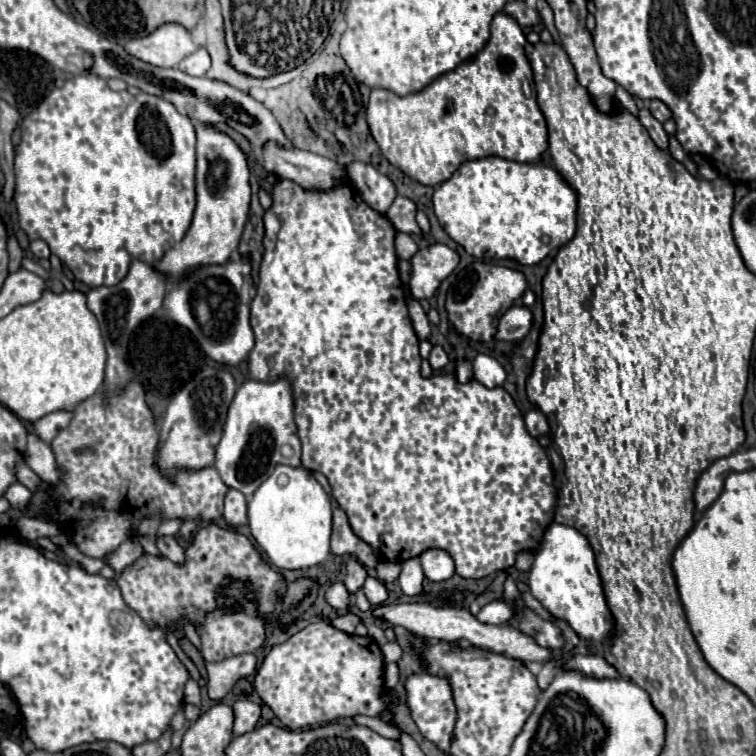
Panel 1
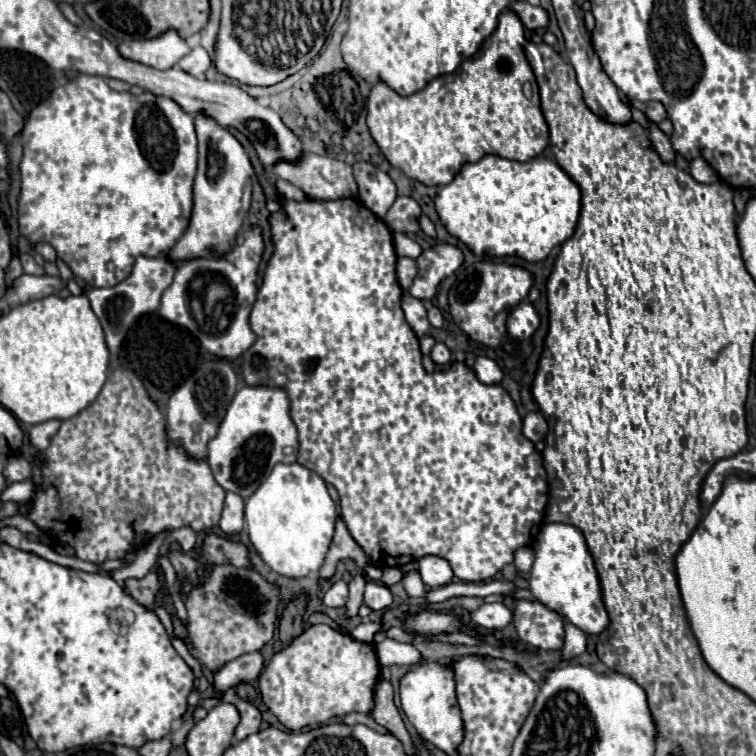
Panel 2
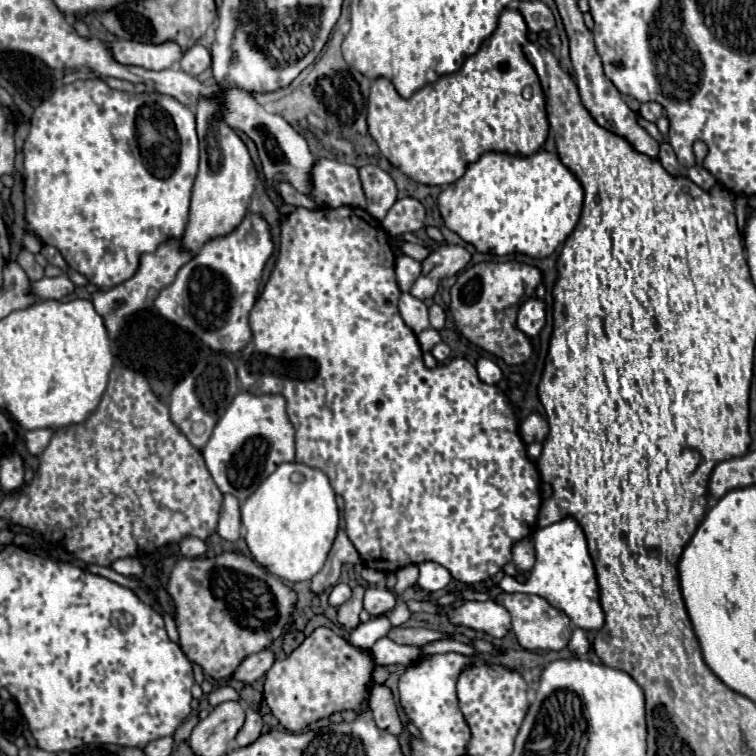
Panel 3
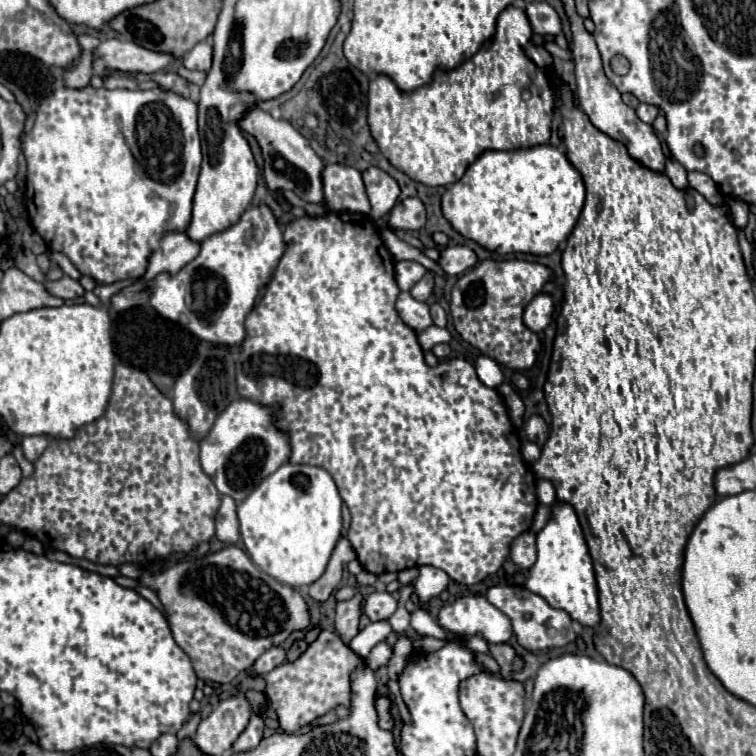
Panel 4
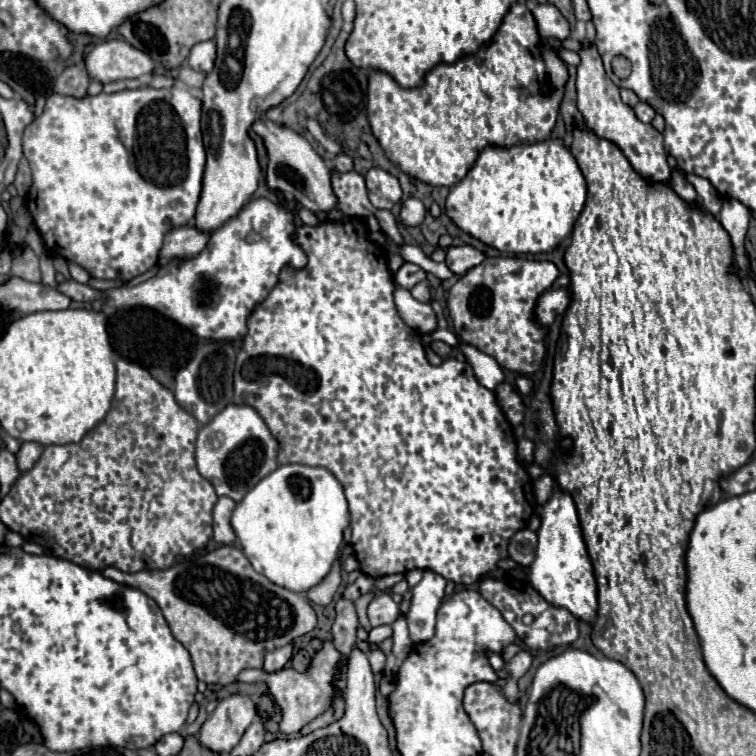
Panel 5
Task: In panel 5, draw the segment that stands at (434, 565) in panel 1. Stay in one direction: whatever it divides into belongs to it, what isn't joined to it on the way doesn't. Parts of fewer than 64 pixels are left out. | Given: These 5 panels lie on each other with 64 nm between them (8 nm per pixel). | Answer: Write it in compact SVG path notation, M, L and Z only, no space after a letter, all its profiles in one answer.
M424 570L422 580L412 588L412 606L406 618L414 644L422 644L434 638L436 610L444 598L444 588L446 578L432 570Z

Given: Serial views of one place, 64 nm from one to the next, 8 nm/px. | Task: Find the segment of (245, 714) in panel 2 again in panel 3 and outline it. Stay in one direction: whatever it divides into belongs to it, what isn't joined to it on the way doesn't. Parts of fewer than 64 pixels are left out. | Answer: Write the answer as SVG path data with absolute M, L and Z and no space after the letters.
M248 708L246 710L246 722L244 722L244 726L240 728L240 732L236 734L236 738L234 738L234 742L238 744L238 746L246 746L248 742L254 742L258 736L260 736L260 732L262 732L262 716L256 712L256 710L252 710L252 708Z

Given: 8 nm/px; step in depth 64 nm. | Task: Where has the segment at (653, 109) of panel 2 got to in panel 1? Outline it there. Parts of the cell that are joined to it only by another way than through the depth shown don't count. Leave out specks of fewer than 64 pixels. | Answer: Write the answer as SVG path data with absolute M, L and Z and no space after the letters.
M652 100L652 102L650 102L650 112L652 112L652 116L654 116L658 122L666 122L666 120L672 118L670 108L668 108L662 100Z

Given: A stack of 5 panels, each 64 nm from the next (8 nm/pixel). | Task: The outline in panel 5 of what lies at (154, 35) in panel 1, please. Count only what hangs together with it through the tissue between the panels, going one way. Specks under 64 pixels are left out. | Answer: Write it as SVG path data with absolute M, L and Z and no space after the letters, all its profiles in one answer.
M104 40L96 44L86 58L86 70L90 78L102 84L122 78L140 78L150 74L154 66L154 60L146 52L124 40Z

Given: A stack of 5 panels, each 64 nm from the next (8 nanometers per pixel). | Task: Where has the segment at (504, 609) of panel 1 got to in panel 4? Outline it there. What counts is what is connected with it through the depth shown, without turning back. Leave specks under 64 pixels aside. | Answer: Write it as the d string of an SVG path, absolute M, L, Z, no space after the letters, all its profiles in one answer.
M466 596L444 604L438 624L458 636L480 634L490 644L504 644L512 636L510 618L484 596Z

